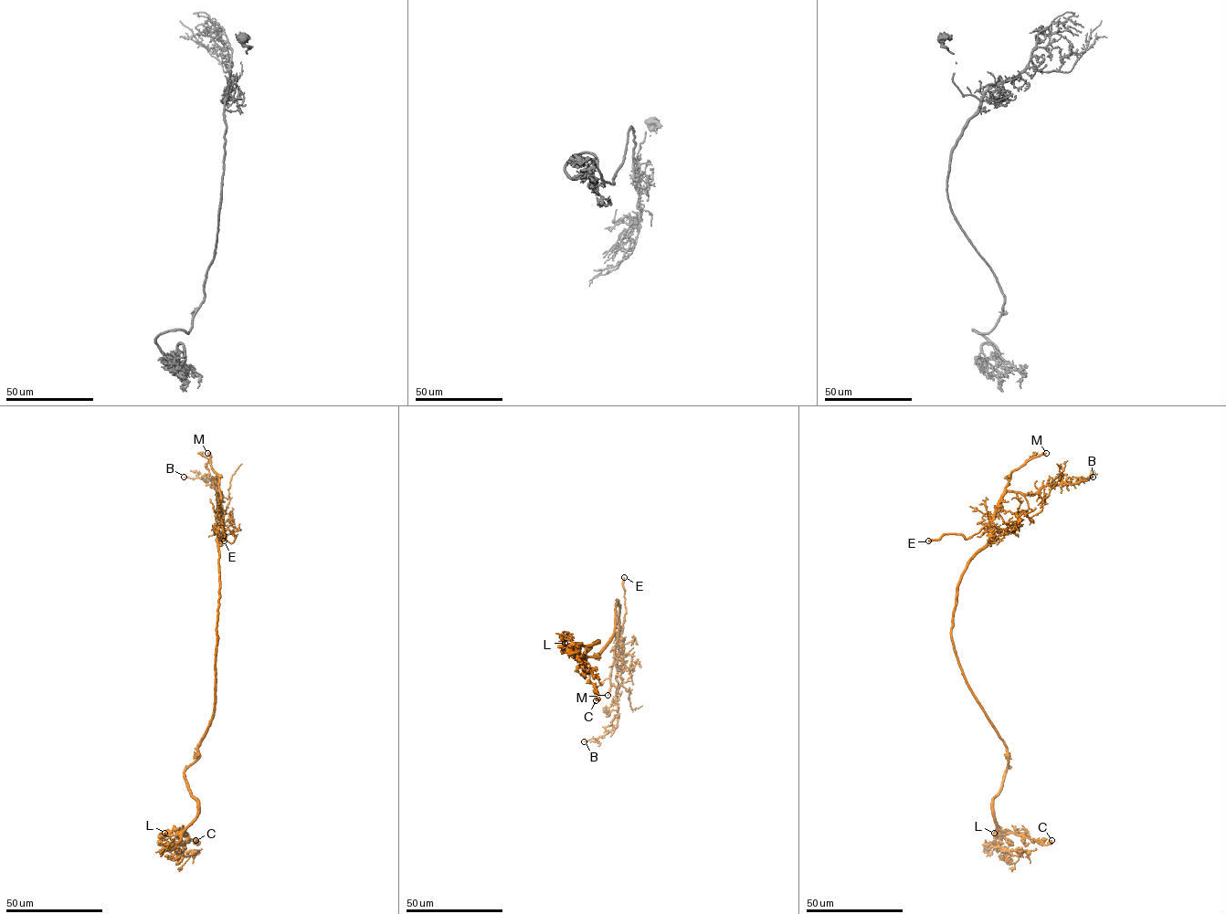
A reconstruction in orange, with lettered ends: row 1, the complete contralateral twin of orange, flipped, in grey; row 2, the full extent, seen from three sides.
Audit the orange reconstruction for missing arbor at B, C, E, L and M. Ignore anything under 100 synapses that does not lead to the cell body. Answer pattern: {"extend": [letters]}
{"extend": ["E", "M"]}

